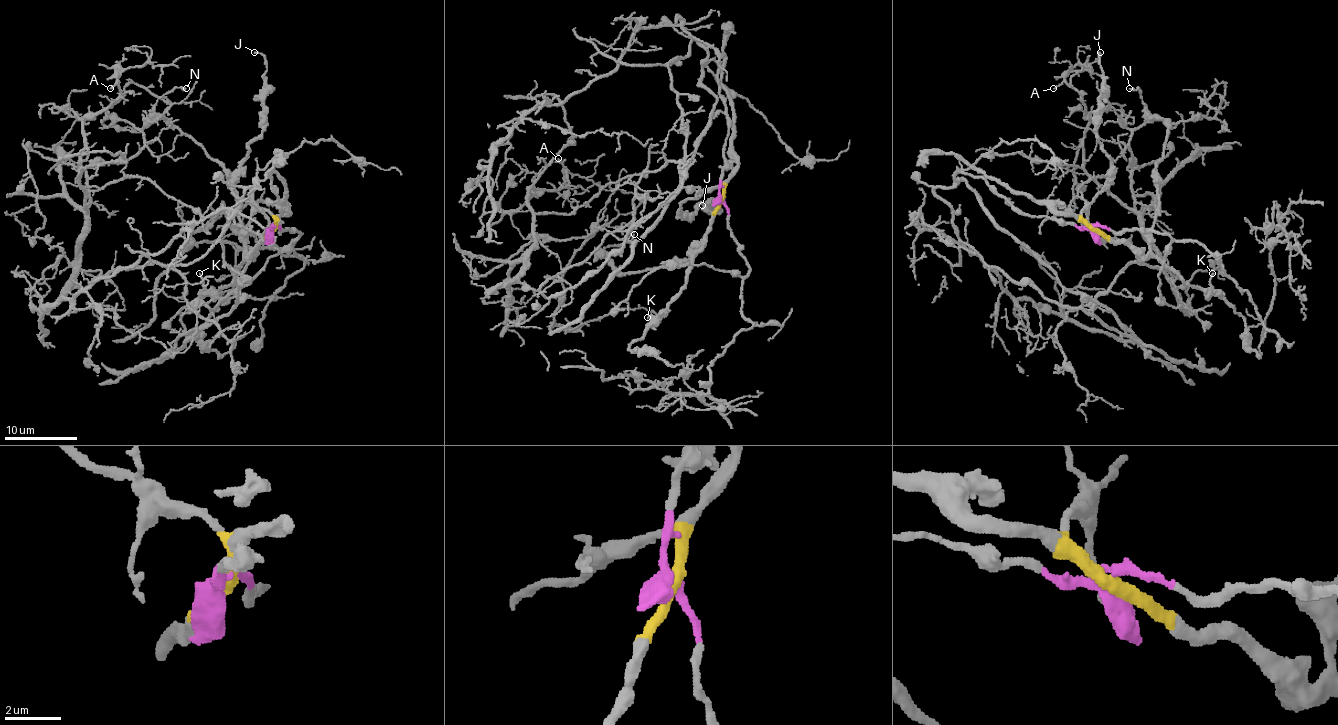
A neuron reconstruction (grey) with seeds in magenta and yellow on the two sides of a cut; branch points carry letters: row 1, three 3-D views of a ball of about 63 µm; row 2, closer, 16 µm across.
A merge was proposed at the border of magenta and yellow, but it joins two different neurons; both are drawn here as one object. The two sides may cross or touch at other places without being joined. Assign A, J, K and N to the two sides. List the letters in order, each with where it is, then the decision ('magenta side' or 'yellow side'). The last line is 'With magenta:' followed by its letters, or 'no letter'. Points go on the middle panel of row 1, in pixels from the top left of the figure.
A: (558, 158) | magenta side
J: (702, 205) | yellow side
K: (647, 317) | yellow side
N: (634, 234) | yellow side
With magenta: A

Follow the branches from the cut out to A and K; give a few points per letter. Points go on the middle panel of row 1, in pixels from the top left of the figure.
A: (720, 199), (727, 107), (694, 40), (669, 67), (681, 188), (535, 290), (528, 190), (568, 182), (557, 159)
K: (720, 199), (720, 206), (711, 219), (711, 230), (696, 250), (687, 283), (658, 314), (647, 318)

